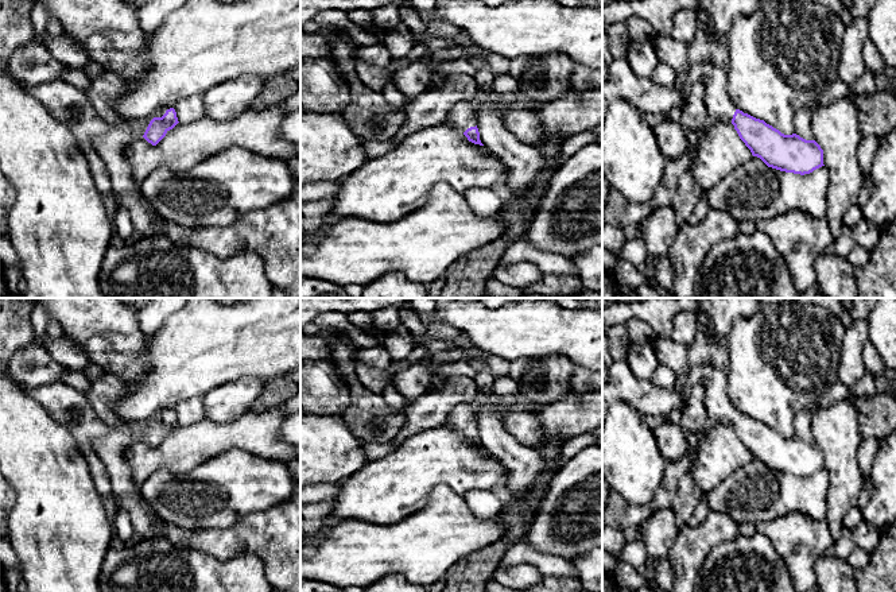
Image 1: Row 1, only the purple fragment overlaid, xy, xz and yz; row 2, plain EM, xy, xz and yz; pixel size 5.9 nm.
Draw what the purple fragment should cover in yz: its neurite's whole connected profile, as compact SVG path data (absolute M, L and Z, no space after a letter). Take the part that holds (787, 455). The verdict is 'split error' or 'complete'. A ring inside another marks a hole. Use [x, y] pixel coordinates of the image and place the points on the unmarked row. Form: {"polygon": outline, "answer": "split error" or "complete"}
{"polygon": "M701 363L689 368L687 387L701 384L705 388L703 406L711 423L730 423L740 441L768 469L810 476L823 467L823 452L815 442L796 436L784 437L779 432L737 411L725 394L725 368Z", "answer": "split error"}

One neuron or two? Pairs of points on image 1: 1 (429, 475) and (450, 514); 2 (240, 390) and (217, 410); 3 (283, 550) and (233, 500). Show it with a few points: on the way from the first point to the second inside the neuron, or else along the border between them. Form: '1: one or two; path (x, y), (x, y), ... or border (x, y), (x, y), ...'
1: two; border (462, 495), (438, 484), (430, 500), (415, 511)
2: one; path (235, 395), (222, 405)
3: two; border (279, 503), (220, 527)

